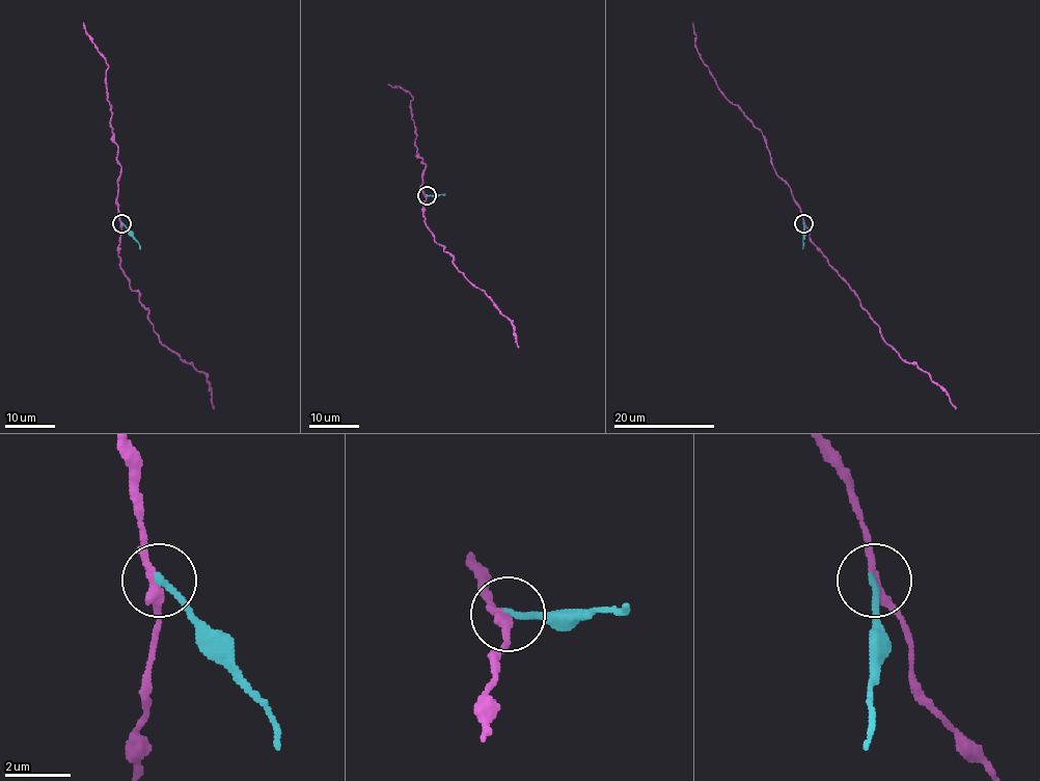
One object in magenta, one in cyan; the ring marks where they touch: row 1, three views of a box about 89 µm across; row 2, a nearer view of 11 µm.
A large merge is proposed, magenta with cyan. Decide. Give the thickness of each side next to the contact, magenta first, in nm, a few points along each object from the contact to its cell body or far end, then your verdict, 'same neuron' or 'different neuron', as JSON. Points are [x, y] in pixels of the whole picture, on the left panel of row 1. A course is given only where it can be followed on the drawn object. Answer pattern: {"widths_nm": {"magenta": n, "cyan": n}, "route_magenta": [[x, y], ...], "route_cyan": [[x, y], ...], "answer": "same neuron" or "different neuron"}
{"widths_nm": {"magenta": 280, "cyan": 190}, "route_magenta": [[121, 222], [117, 254], [120, 268], [147, 310], [147, 320], [158, 339], [206, 376], [214, 408]], "route_cyan": [[121, 222], [140, 249]], "answer": "different neuron"}

